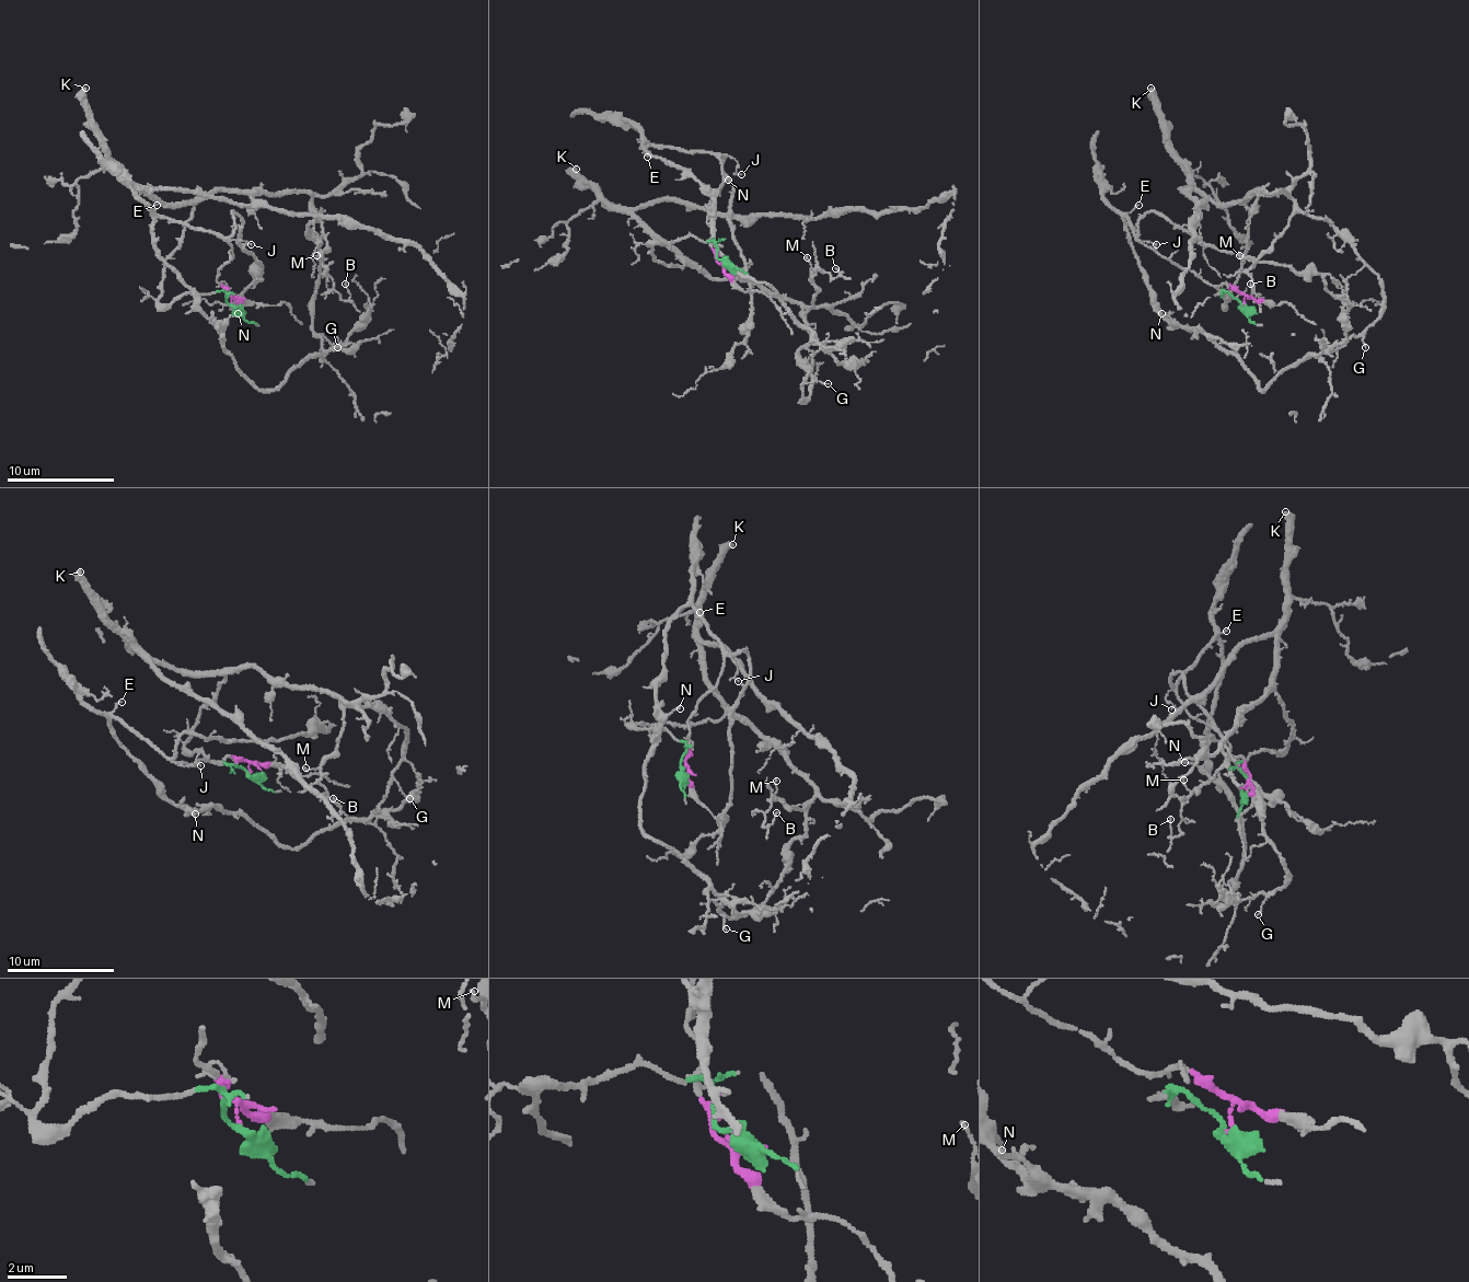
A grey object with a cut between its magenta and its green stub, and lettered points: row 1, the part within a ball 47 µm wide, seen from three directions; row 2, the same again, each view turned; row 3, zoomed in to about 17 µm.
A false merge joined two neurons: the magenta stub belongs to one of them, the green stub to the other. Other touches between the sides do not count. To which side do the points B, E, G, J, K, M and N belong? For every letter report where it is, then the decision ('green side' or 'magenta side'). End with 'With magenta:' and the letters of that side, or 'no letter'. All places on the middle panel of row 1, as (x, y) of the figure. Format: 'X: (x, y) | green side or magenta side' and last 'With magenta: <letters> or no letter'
B: (835, 268) | green side
E: (647, 157) | magenta side
G: (828, 383) | green side
J: (741, 174) | magenta side
K: (576, 169) | green side
M: (807, 257) | green side
N: (728, 180) | magenta side
With magenta: E, J, N

